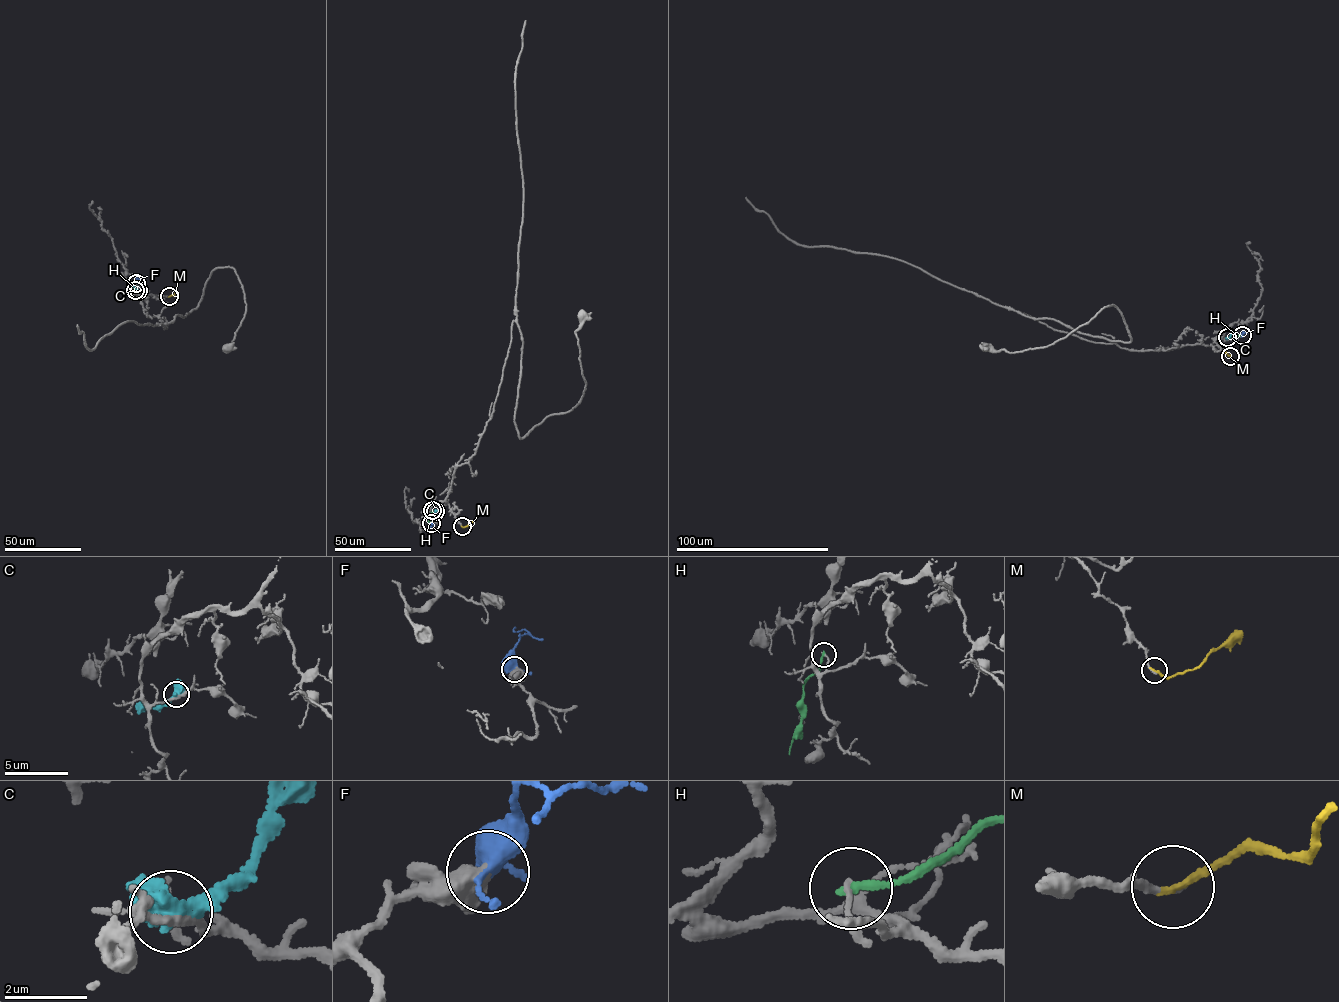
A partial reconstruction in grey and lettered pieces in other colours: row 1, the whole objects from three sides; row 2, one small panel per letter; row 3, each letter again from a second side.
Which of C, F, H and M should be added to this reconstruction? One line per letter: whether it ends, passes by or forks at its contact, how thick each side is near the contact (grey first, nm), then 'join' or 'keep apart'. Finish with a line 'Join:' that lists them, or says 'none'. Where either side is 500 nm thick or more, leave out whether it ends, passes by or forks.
C: calibres 200 and 700 nm; keep apart
F: calibres 600 and 380 nm; keep apart
H: it ends; calibres 120 and 190 nm; keep apart
M: it ends; calibres 170 and 180 nm; join
Join: M

